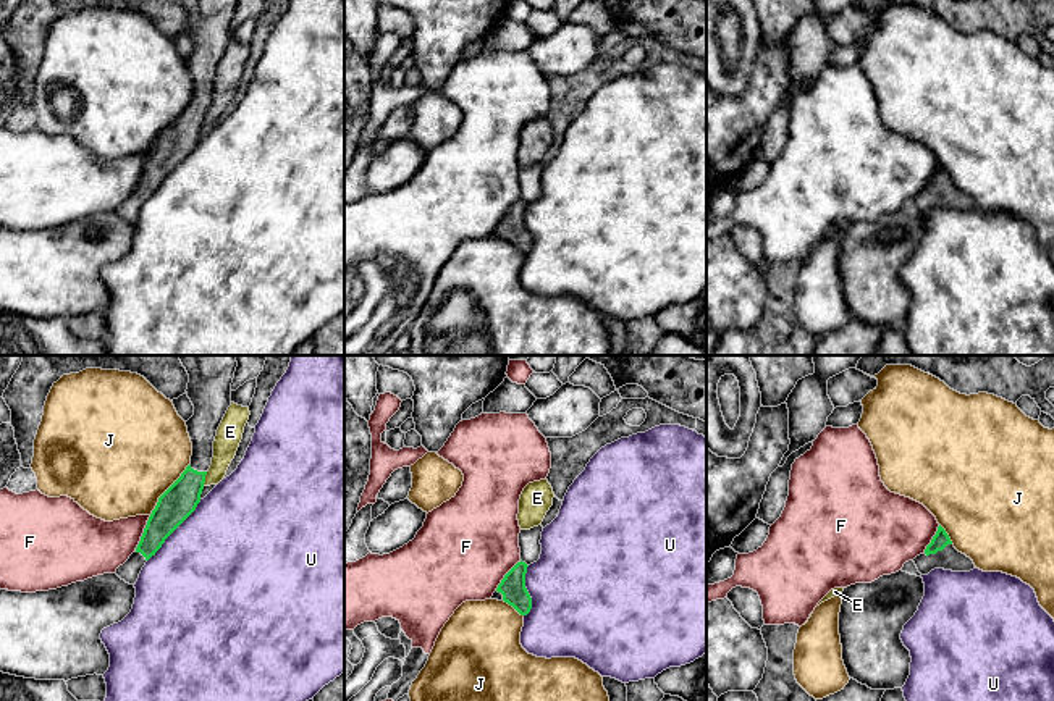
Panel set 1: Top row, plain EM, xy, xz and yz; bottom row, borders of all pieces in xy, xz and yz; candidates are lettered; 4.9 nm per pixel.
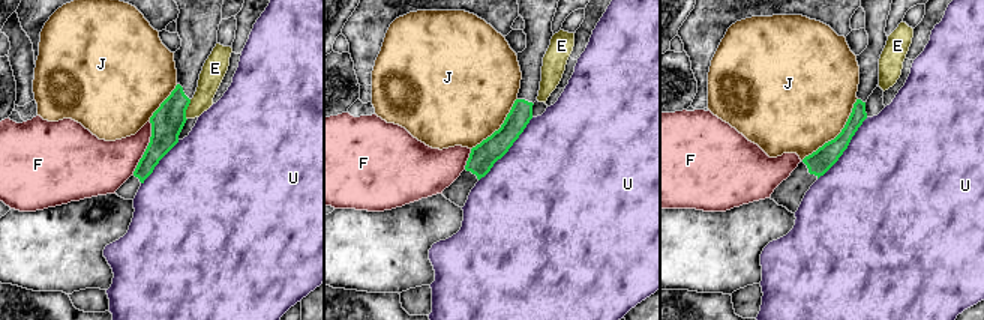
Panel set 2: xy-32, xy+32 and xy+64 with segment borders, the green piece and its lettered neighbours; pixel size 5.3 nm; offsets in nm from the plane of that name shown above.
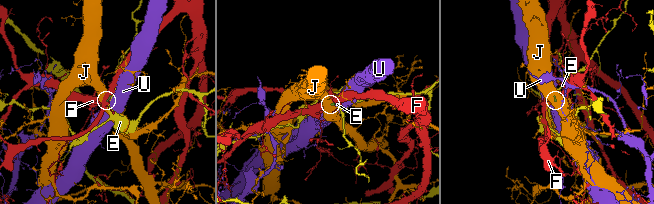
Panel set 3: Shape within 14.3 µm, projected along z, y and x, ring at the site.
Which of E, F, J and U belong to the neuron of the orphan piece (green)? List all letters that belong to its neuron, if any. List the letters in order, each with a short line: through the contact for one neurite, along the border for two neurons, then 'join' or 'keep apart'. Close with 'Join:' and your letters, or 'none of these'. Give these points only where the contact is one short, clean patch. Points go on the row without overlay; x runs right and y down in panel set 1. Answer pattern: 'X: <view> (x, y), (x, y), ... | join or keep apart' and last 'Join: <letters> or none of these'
E: xy (207, 110), (202, 123) | keep apart
F: keep apart
J: keep apart
U: xy (201, 138), (196, 147), (147, 199) | keep apart
Join: none of these

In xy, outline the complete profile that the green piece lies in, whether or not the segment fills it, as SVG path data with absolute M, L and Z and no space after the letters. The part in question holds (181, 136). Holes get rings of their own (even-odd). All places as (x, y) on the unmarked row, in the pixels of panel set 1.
M238 0L181 2L189 13L186 31L194 44L194 53L186 60L192 81L191 102L158 136L136 189L116 207L115 212L129 223L136 223L145 200L200 141L217 68L231 44L231 21Z

